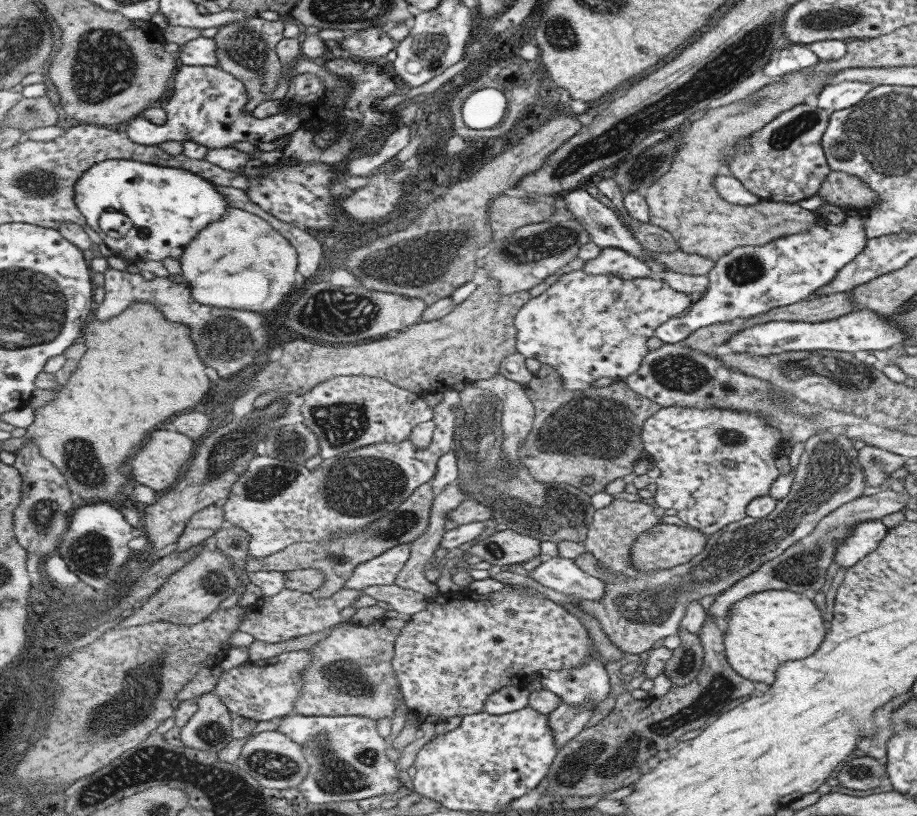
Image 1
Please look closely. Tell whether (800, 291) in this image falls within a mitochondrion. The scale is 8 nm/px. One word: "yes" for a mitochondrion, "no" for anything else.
no

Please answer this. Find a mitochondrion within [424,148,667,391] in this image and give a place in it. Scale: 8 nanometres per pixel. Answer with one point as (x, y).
(538, 247)

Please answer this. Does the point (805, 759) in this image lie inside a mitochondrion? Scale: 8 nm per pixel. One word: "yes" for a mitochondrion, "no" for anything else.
no

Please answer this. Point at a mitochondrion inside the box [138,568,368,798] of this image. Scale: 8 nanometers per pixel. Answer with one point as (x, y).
(266, 764)

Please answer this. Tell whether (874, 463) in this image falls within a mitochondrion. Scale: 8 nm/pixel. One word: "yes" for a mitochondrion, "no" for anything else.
yes

